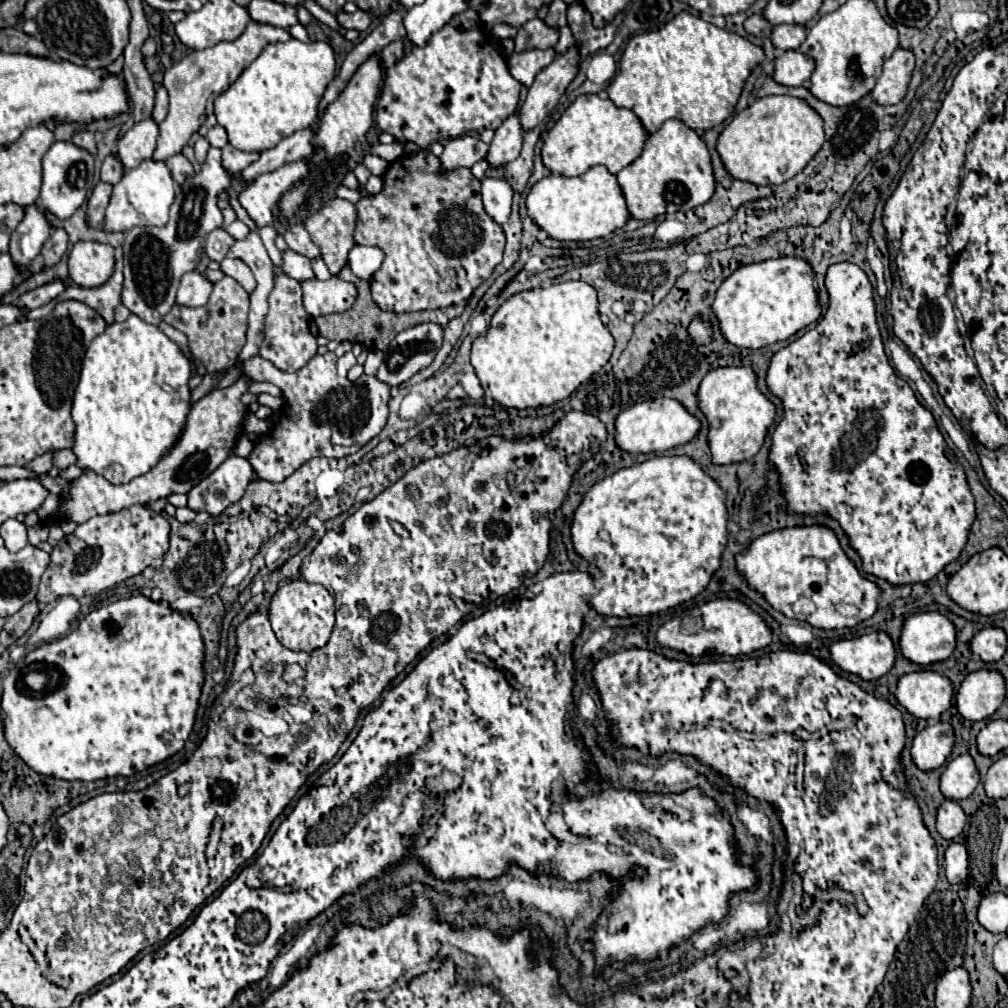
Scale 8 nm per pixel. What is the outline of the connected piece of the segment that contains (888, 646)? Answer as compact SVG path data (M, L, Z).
M871 632L871 634L863 634L859 638L851 638L851 640L839 640L831 646L831 658L833 662L843 668L845 672L857 674L863 680L873 680L873 678L881 678L885 676L893 664L895 664L895 644L891 640L891 636L887 632Z

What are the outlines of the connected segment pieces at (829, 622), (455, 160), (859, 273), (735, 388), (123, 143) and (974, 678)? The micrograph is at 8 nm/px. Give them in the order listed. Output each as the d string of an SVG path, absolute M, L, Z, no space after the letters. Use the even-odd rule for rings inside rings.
M793 526L763 534L735 560L737 570L747 578L749 586L761 592L775 610L783 612L787 618L805 620L815 628L851 628L871 618L877 610L881 594L879 586L861 576L857 566L841 548L835 532L827 526ZM799 598L809 598L815 604L815 612L795 612L793 604L797 604Z
M465 134L465 136L459 136L459 138L451 138L445 144L439 160L441 160L443 170L471 168L475 162L483 160L487 150L489 150L489 146L483 140Z
M851 262L833 264L827 270L825 286L829 290L829 310L825 312L821 322L813 330L807 330L801 338L797 338L791 344L787 344L787 346L791 346L789 350L787 350L787 346L781 348L771 358L771 364L769 364L769 370L767 370L767 386L769 386L769 390L775 396L781 398L783 408L785 408L785 416L783 416L783 420L779 422L779 426L773 432L773 446L771 446L769 460L771 460L773 466L779 468L781 486L783 486L785 498L787 498L787 508L789 508L789 496L791 496L791 512L797 512L797 514L821 514L823 512L823 514L829 514L831 518L839 520L839 524L847 532L853 548L863 558L863 570L865 572L875 574L879 578L885 578L891 584L927 582L937 572L941 572L949 562L959 558L959 554L961 554L961 550L963 550L963 546L967 542L969 528L971 528L971 524L975 520L973 494L971 494L971 490L967 486L967 478L965 478L963 466L957 466L957 460L951 456L951 452L947 448L947 442L945 442L943 434L939 432L933 414L917 402L915 392L909 388L909 384L905 380L901 380L895 374L895 370L889 364L889 358L885 356L881 334L879 334L879 326L877 326L877 316L875 316L873 286L871 286L867 274L859 266L855 266Z
M727 366L711 370L699 386L699 408L709 420L709 446L713 464L731 464L753 458L775 420L775 404L757 388L755 372L749 366Z
M151 118L133 124L117 144L117 152L123 166L131 170L139 166L143 160L151 158L157 144L157 136L159 136L159 128Z
M975 670L963 680L955 700L965 720L985 720L1005 700L1005 678L999 670Z

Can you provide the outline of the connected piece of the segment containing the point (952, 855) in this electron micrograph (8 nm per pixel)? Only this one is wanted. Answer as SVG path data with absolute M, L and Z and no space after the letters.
M951 842L945 852L945 874L949 882L963 882L967 878L967 848L961 842Z

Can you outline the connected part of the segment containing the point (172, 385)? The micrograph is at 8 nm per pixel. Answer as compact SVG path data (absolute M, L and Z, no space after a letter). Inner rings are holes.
M131 314L125 322L107 326L107 330L87 348L79 384L73 396L71 416L77 426L73 452L77 454L77 466L95 470L95 474L101 474L111 484L127 484L133 478L149 472L171 452L185 428L185 420L191 410L189 378L189 358L157 326L143 322L135 314Z

